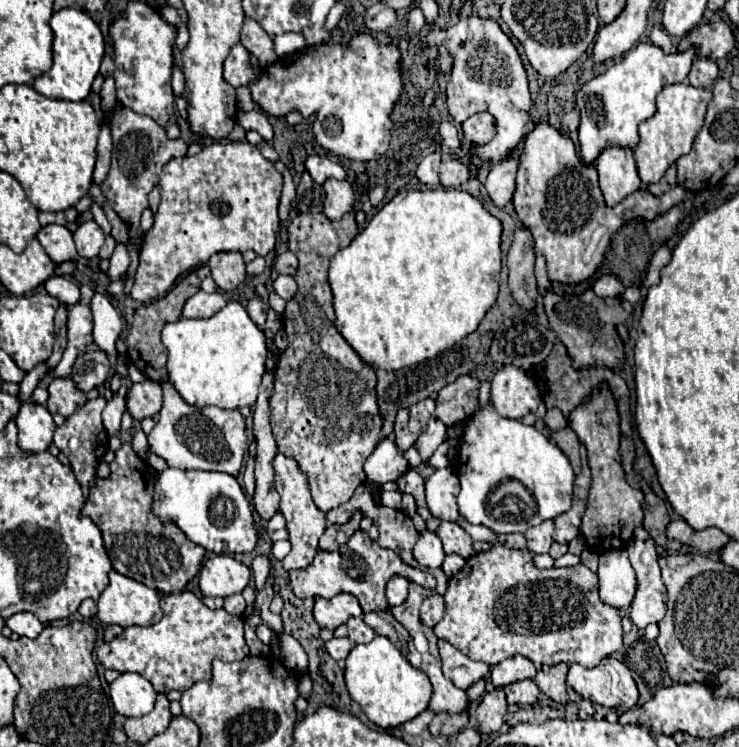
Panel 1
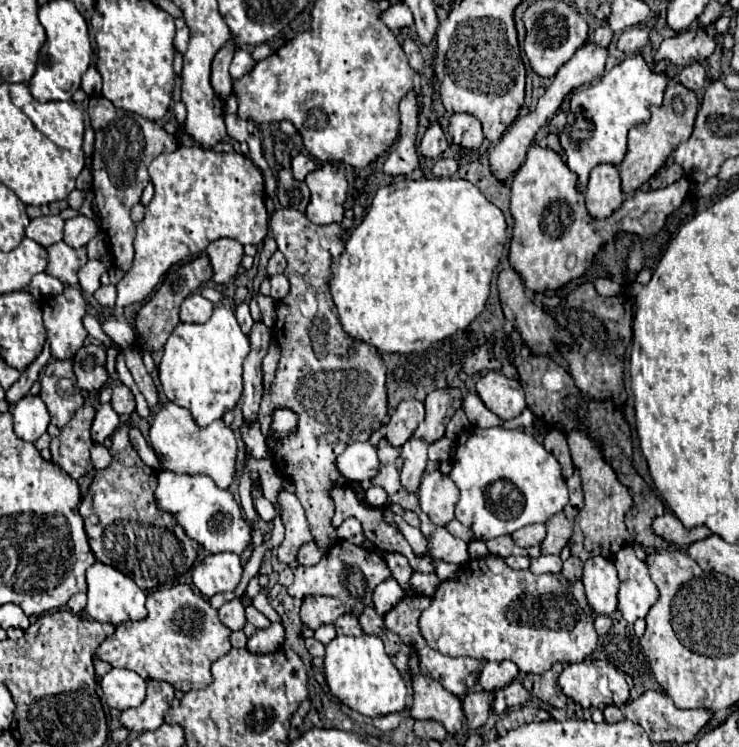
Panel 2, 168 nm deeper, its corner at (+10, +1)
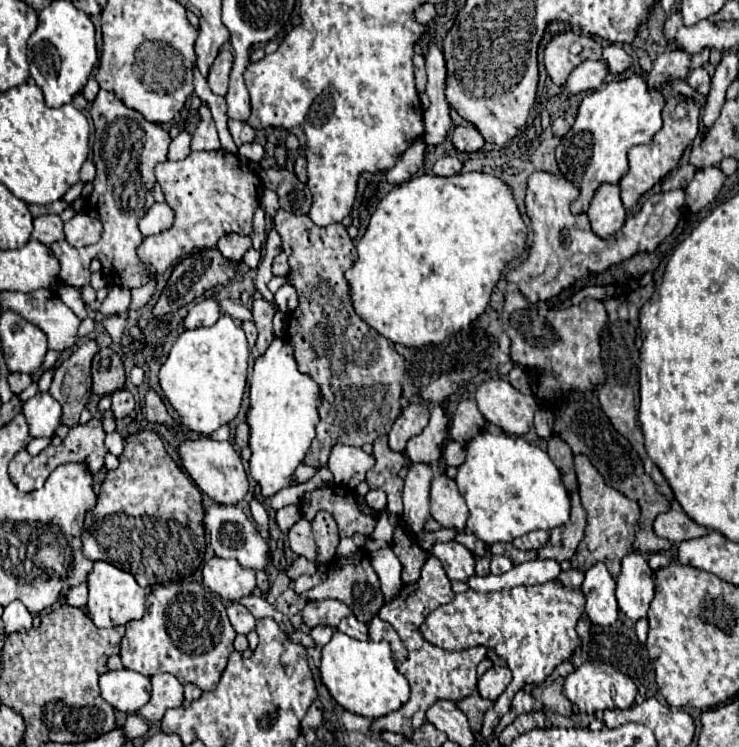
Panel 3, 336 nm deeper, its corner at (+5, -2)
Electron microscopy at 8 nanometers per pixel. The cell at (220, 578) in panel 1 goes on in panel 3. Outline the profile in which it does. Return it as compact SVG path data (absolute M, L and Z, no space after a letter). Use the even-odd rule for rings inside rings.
M211 558L203 566L203 584L225 600L237 602L241 596L249 596L255 588L255 572L243 568L237 560Z

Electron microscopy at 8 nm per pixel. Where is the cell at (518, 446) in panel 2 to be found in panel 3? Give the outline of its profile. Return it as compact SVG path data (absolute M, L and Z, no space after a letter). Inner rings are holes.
M489 432L477 434L467 444L467 458L459 466L455 482L469 508L467 530L489 546L495 542L513 542L513 538L523 536L531 530L551 530L555 526L563 526L569 518L571 500L569 500L569 492L563 486L557 466L553 464L547 452L543 452L535 444L529 444L523 436L513 436L513 434L495 436Z

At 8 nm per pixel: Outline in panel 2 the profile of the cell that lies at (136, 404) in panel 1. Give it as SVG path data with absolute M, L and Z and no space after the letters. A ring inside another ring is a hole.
M118 385L114 387L114 395L112 395L112 407L118 415L122 413L132 413L136 409L136 403L134 403L134 397L130 393L130 389L126 385Z

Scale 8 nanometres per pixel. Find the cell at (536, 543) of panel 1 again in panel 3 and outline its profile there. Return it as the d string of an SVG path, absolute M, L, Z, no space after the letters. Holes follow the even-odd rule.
M535 530L535 532L529 532L525 536L515 538L513 546L519 548L519 550L539 550L547 540L549 540L549 532L547 530Z

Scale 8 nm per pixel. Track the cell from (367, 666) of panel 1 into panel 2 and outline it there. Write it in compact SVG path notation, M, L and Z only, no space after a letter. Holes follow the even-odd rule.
M376 635L334 637L326 645L324 671L326 671L326 683L330 687L330 693L340 703L350 707L352 711L358 711L360 715L378 717L388 713L400 713L408 705L408 697L410 697L408 683L398 673L398 669L394 667L394 663L384 651L382 639Z

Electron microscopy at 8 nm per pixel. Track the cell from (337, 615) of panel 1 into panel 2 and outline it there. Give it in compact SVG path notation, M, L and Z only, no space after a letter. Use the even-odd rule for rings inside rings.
M306 597L300 609L300 619L310 629L318 629L320 625L334 623L340 615L344 615L346 609L340 599L336 597Z

